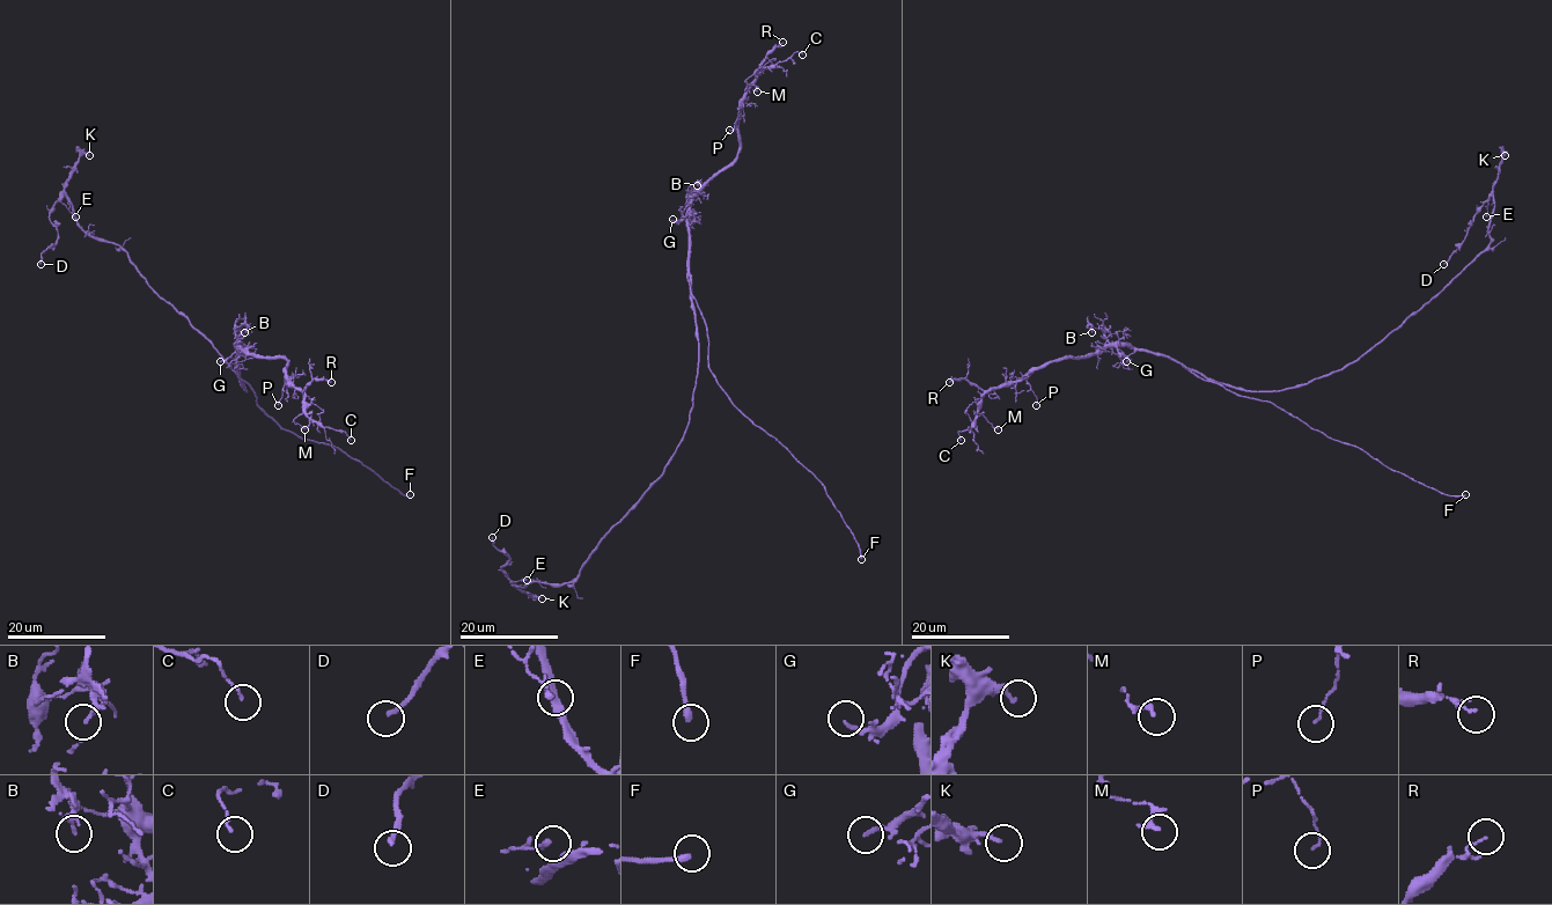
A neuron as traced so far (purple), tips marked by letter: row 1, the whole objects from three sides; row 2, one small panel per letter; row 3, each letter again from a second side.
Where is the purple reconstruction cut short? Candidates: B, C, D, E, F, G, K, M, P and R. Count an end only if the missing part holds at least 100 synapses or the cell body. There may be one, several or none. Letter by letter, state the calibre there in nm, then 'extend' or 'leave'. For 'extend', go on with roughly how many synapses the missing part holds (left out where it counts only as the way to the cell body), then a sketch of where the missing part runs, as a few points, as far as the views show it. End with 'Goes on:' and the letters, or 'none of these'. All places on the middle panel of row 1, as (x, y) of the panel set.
B: calibre 190 nm; leave
C: calibre 120 nm; leave
D: calibre 190 nm; leave
E: calibre 110 nm; leave
F: calibre 240 nm; extend; course (861, 559), (862, 578), (868, 581)
G: calibre 140 nm; leave
K: calibre 200 nm; leave
M: calibre 150 nm; leave
P: calibre 100 nm; leave
R: calibre 80 nm; leave
Goes on: F

